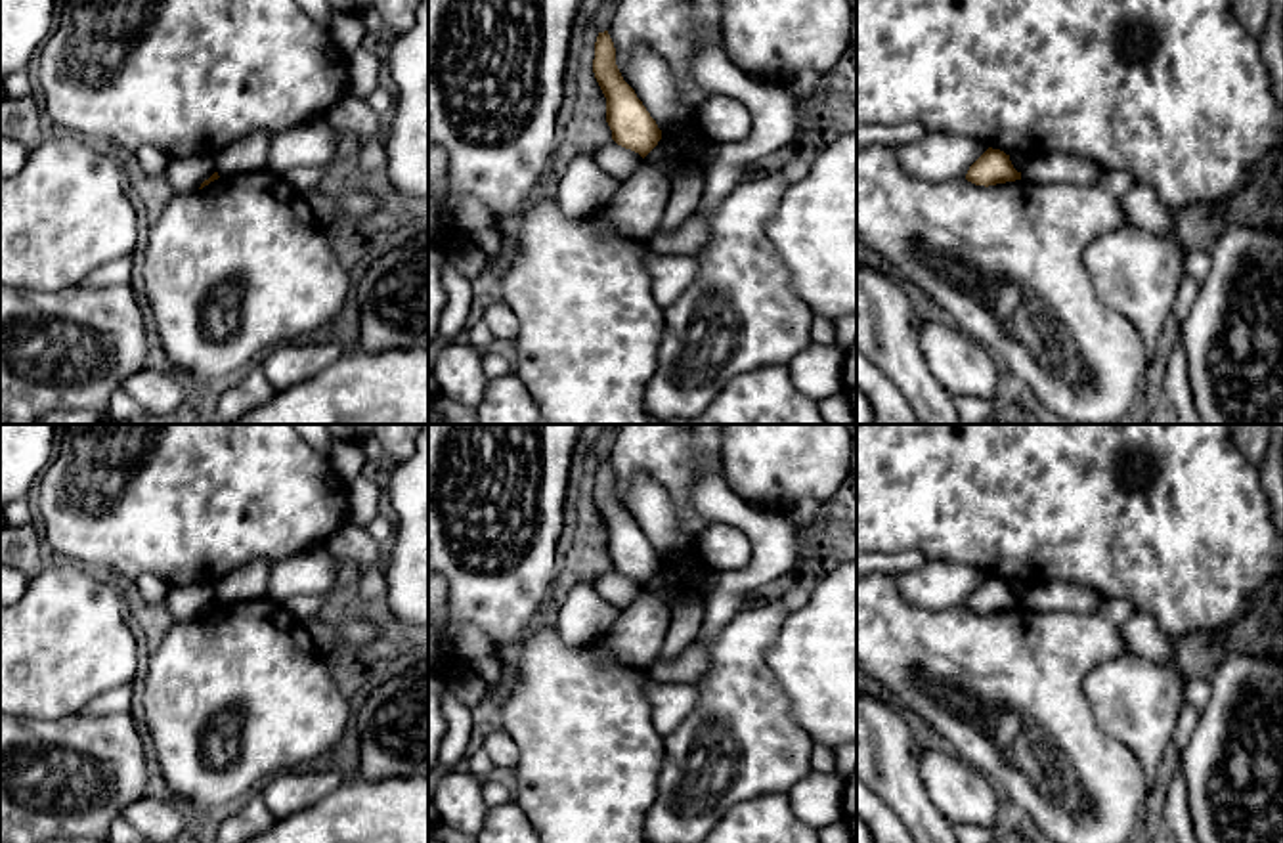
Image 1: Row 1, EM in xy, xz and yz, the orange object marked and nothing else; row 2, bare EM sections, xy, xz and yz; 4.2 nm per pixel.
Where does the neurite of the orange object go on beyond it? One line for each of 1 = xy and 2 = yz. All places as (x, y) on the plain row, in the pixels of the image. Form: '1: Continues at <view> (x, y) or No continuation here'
1: No continuation here
2: No continuation here

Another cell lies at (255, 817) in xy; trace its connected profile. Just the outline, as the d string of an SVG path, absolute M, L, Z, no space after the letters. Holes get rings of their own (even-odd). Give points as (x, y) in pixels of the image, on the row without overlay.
M254 789L243 809L220 824L216 843L245 843L270 830L275 820L277 818L266 807L260 791Z

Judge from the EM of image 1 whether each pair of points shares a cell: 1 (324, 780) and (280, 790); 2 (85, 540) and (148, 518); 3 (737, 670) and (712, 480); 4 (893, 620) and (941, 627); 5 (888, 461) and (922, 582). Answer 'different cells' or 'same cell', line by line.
1: same cell
2: same cell
3: different cells
4: same cell
5: different cells

